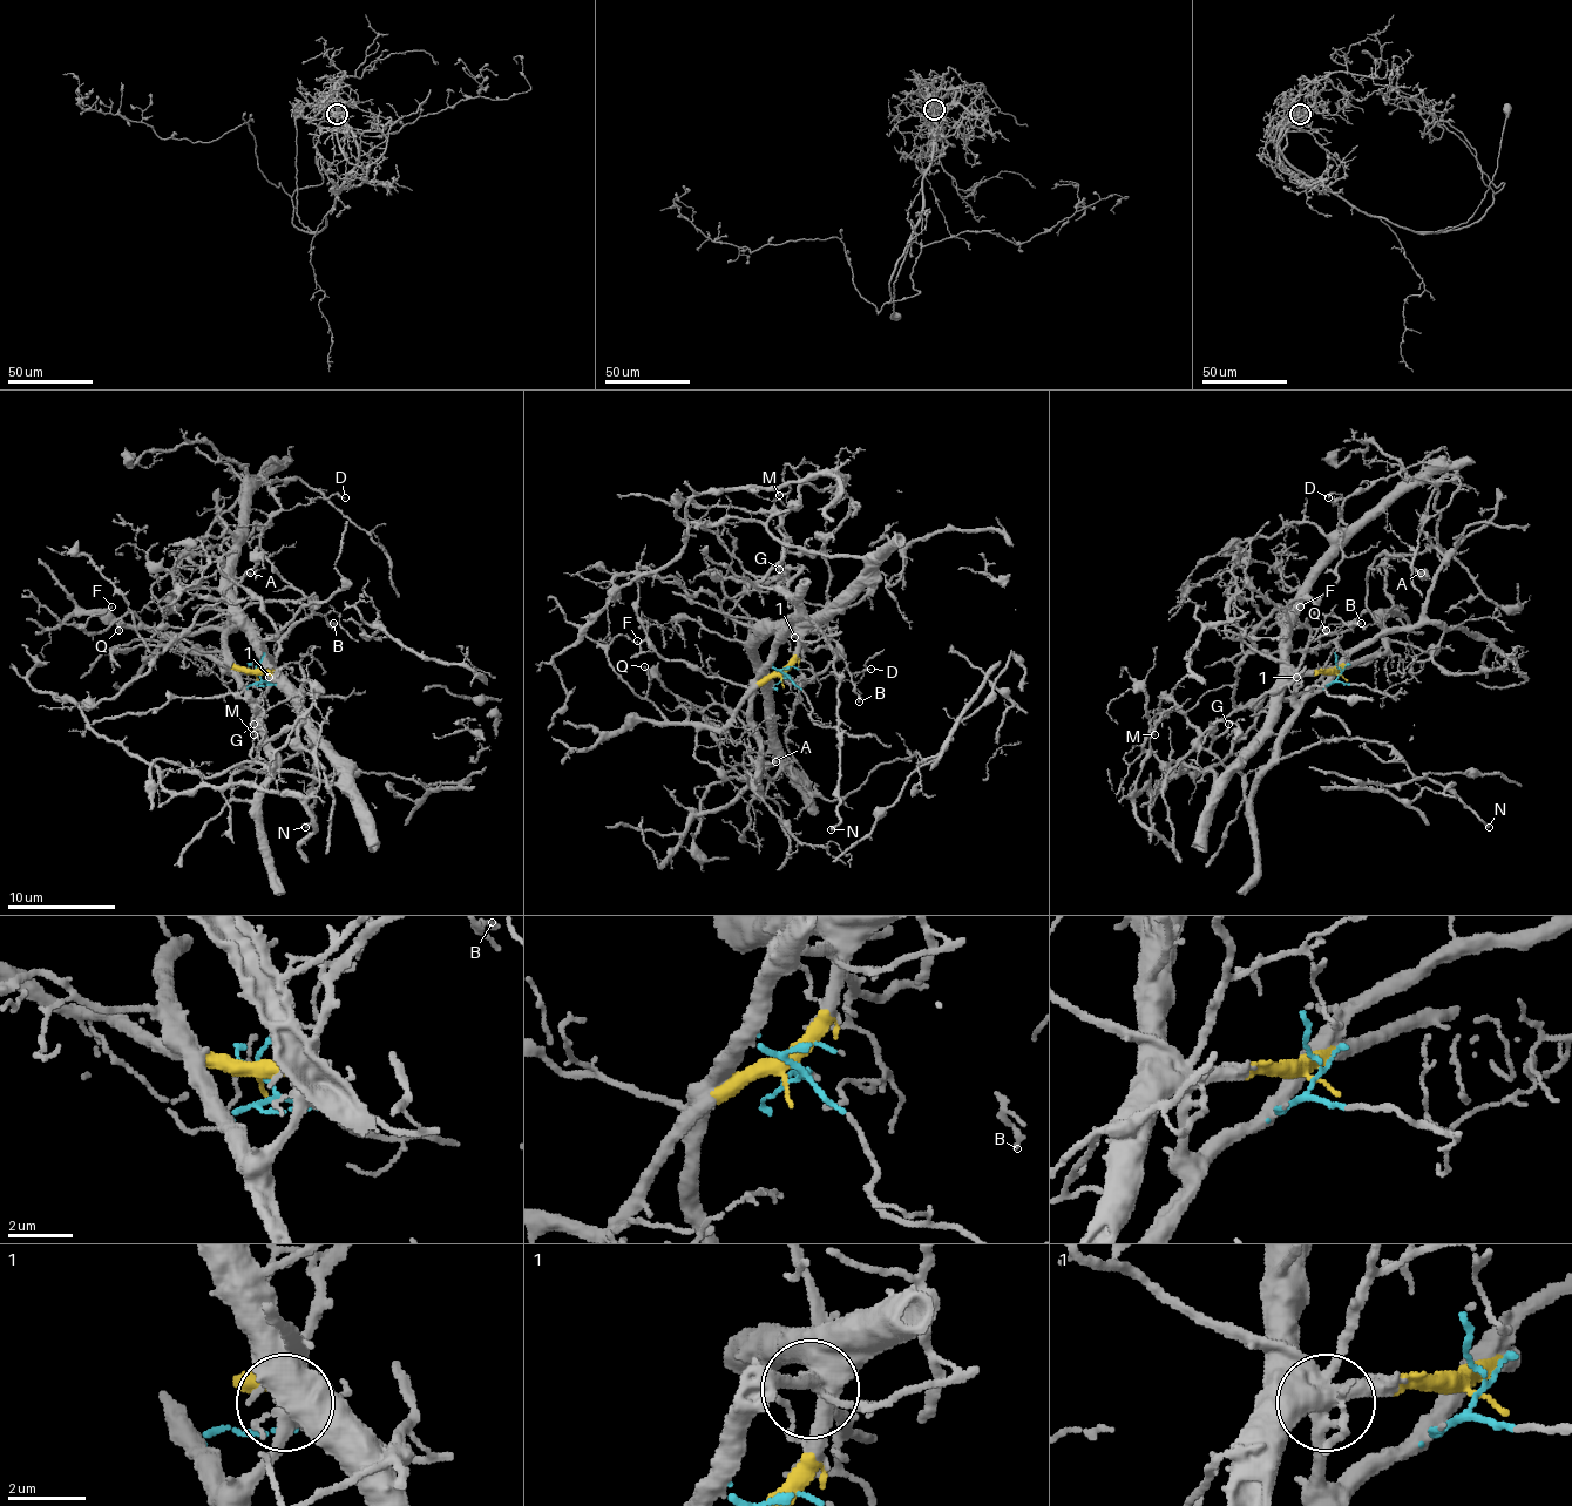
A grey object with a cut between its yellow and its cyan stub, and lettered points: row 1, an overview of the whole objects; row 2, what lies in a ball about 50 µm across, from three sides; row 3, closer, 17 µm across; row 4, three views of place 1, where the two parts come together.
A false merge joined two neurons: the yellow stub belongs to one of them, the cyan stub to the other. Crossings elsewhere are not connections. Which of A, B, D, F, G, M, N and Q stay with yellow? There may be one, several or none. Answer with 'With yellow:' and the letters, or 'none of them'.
With yellow: A, F, Q

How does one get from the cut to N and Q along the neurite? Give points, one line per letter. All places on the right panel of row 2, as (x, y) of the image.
N: (1337, 675), (1307, 699), (1280, 745), (1280, 759), (1315, 743), (1377, 739), (1418, 778), (1445, 786), (1489, 826)
Q: (1337, 675), (1386, 650), (1383, 625), (1364, 612), (1356, 621), (1332, 623), (1327, 631)

